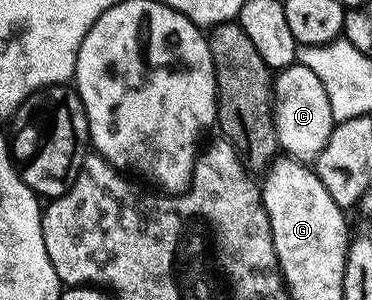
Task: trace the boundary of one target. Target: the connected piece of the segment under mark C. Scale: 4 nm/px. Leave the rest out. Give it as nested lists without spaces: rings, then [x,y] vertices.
[[[293,64],[284,70],[275,71],[271,92],[272,123],[277,147],[289,158],[296,158],[305,164],[315,163],[334,125],[330,99],[326,97],[326,88],[322,88],[322,80],[318,80],[310,68]]]

